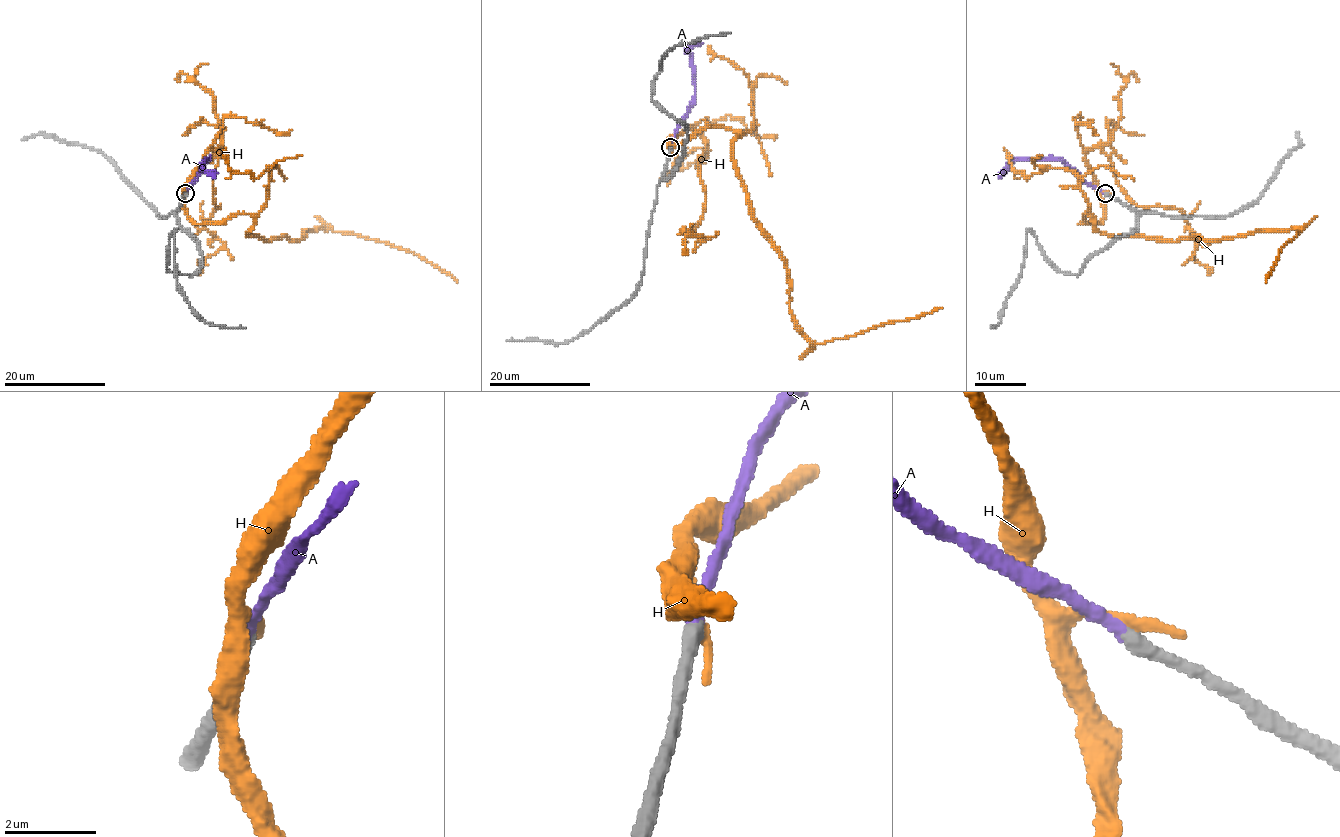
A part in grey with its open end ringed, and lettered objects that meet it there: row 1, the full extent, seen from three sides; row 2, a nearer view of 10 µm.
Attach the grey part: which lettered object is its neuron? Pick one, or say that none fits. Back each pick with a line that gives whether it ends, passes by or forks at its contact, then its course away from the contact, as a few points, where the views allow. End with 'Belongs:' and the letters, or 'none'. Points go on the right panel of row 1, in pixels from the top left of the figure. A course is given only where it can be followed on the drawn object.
A: it ends; course (1106, 194), (1085, 183), (1059, 159), (1013, 159), (1000, 173)
Belongs: A

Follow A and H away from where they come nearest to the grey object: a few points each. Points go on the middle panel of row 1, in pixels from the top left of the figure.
A: (670, 148), (676, 127), (693, 101), (692, 55), (688, 50), (702, 42)
H: (671, 149), (704, 129), (735, 130), (750, 216), (784, 262), (790, 313), (812, 341), (942, 307)

